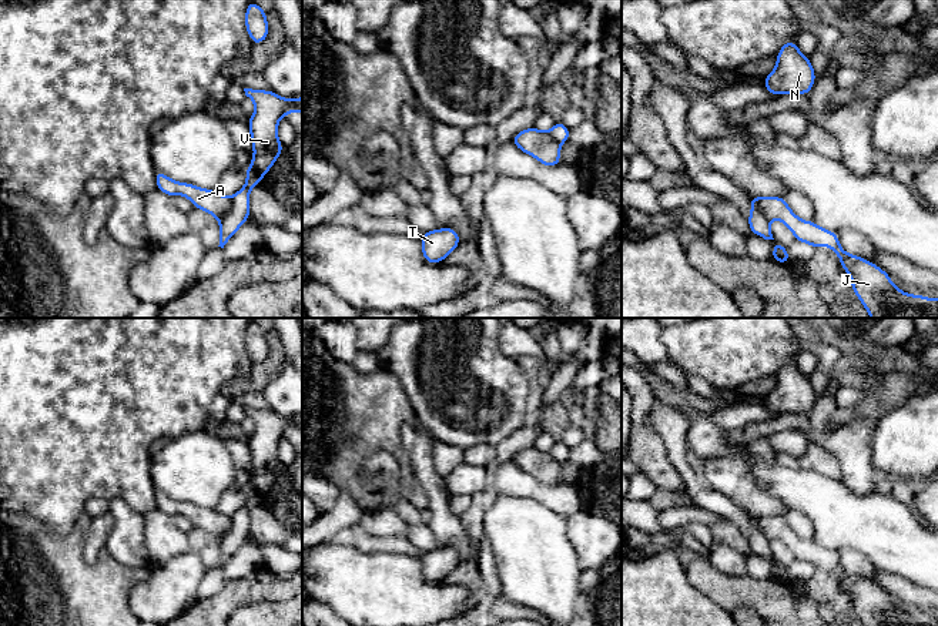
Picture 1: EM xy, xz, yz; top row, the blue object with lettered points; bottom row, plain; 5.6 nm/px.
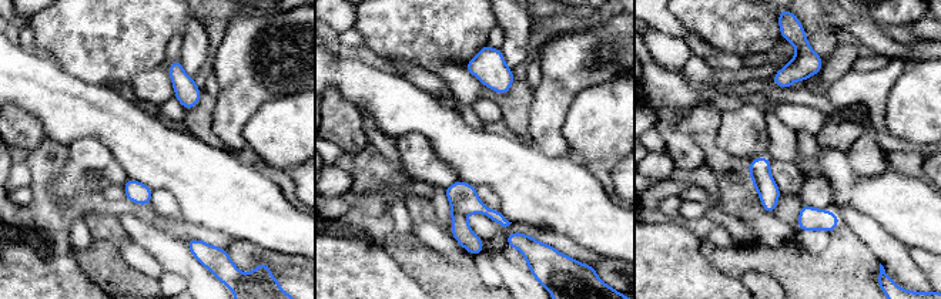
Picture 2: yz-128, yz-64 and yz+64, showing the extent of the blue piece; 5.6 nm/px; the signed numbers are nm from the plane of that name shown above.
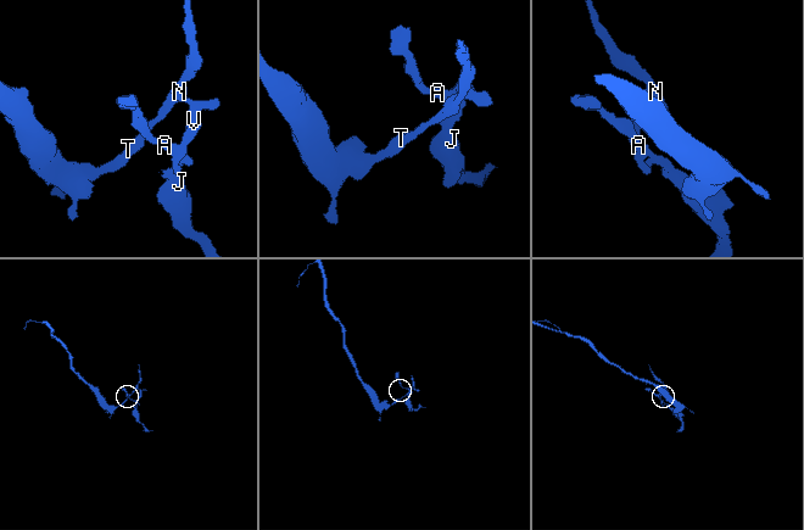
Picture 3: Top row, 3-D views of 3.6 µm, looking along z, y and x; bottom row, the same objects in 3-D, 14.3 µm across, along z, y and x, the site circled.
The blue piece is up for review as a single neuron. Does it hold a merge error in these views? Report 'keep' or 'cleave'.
cleave

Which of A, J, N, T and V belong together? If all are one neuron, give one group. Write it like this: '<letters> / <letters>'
A J / N T V

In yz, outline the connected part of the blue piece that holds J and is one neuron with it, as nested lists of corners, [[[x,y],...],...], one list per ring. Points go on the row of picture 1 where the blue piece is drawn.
[[[760,197],[758,207],[768,221],[784,222],[798,242],[807,242],[814,248],[830,245],[851,277],[851,288],[871,318],[938,318],[938,298],[901,291],[878,265],[845,252],[837,232],[798,218],[784,197]]]

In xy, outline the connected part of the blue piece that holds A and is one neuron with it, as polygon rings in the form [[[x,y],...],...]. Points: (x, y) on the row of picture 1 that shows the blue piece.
[[[155,171],[157,190],[172,197],[184,195],[195,208],[210,212],[215,220],[222,220],[231,210],[232,201],[230,197],[195,187],[190,183],[178,183],[167,177],[161,171]]]

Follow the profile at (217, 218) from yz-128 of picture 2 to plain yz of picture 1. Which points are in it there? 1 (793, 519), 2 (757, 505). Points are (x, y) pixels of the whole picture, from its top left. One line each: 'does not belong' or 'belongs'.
1: does not belong
2: does not belong

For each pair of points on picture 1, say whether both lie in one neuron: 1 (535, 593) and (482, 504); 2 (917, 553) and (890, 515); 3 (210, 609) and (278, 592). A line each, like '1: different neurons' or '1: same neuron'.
1: different neurons
2: same neuron
3: same neuron

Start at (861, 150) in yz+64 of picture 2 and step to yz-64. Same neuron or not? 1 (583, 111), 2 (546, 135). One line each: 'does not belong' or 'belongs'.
1: does not belong
2: belongs

